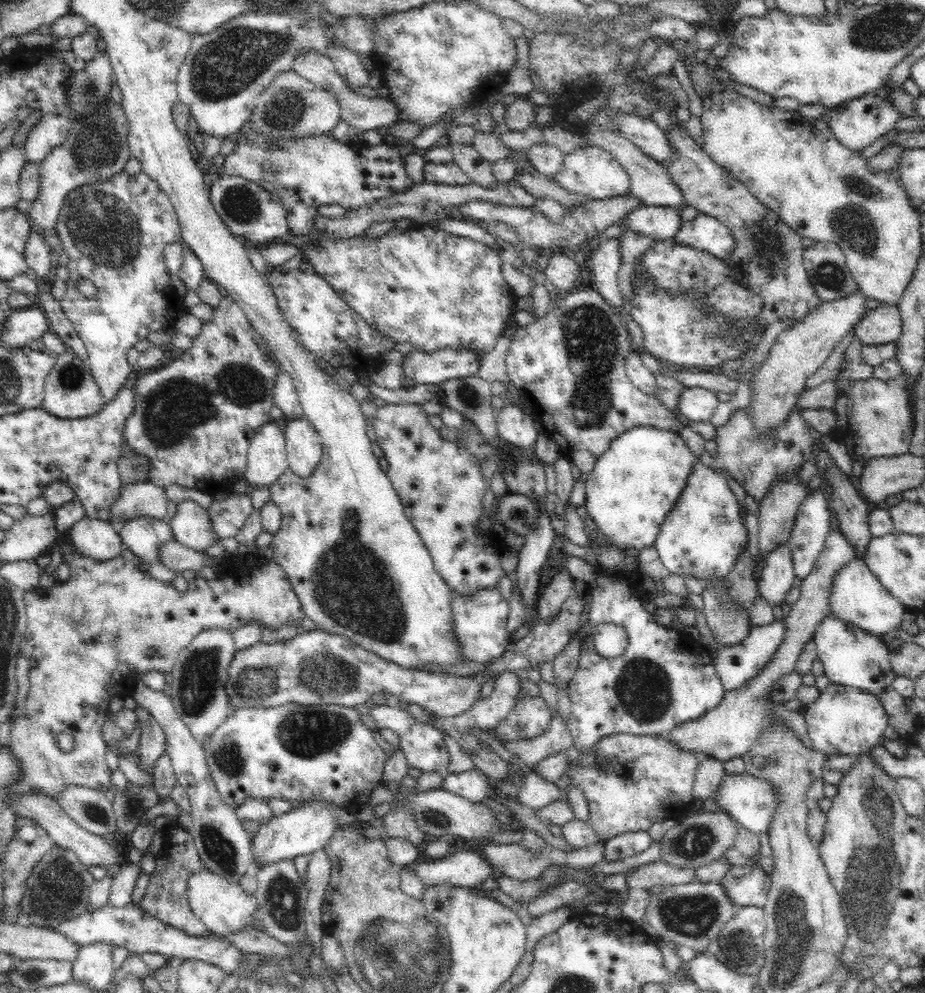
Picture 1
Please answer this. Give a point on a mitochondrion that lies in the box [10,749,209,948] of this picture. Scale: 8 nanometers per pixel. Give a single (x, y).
(57, 890)

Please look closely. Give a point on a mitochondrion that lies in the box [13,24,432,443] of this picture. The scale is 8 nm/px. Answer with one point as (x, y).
(224, 66)

